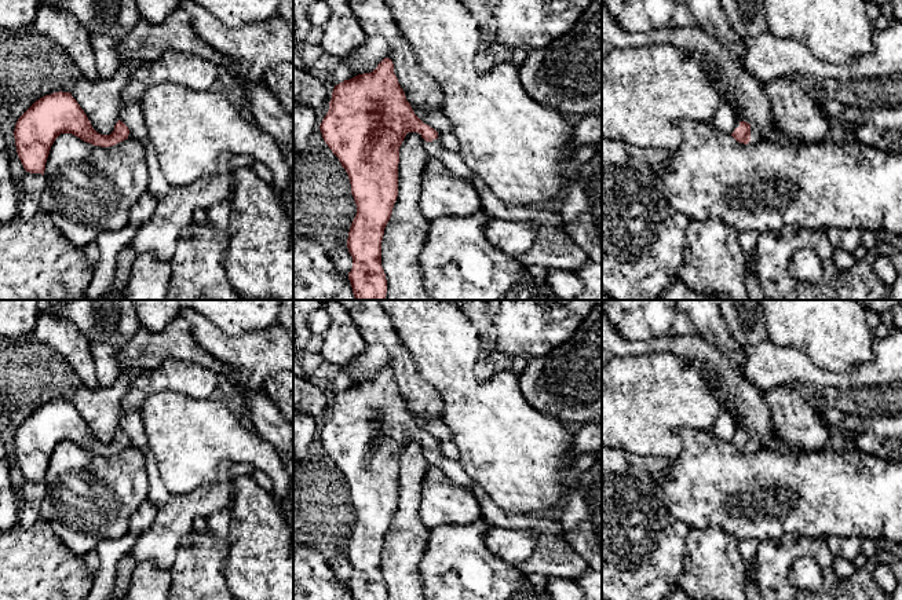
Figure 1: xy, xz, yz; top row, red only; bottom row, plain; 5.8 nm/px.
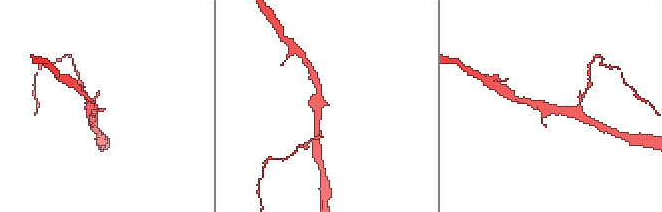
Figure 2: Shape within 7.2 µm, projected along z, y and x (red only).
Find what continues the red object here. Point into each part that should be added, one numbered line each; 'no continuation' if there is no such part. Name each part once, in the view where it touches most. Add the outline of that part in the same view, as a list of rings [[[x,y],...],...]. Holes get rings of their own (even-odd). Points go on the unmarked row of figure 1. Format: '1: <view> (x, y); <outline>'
1: yz (755, 441); [[[748,431],[751,433],[751,450],[748,453],[756,453],[762,449],[762,440],[756,431]]]

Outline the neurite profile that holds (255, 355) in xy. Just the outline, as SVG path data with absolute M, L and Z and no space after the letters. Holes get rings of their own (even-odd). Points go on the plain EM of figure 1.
M183 310L180 315L189 322L196 343L251 387L262 388L278 372L293 372L293 337L281 323L263 332L229 336L196 311Z

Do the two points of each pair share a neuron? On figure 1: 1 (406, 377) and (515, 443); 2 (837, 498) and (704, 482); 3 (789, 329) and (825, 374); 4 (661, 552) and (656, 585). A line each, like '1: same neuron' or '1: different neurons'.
1: different neurons
2: same neuron
3: different neurons
4: same neuron

